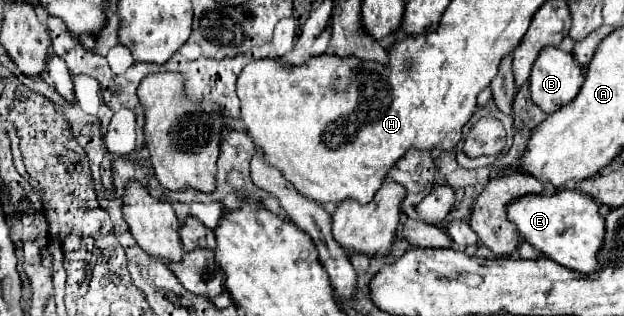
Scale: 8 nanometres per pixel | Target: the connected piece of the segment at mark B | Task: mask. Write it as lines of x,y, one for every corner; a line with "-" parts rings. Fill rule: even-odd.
547,47
539,53
531,77
531,97
545,113
571,103
583,85
583,69
571,53

